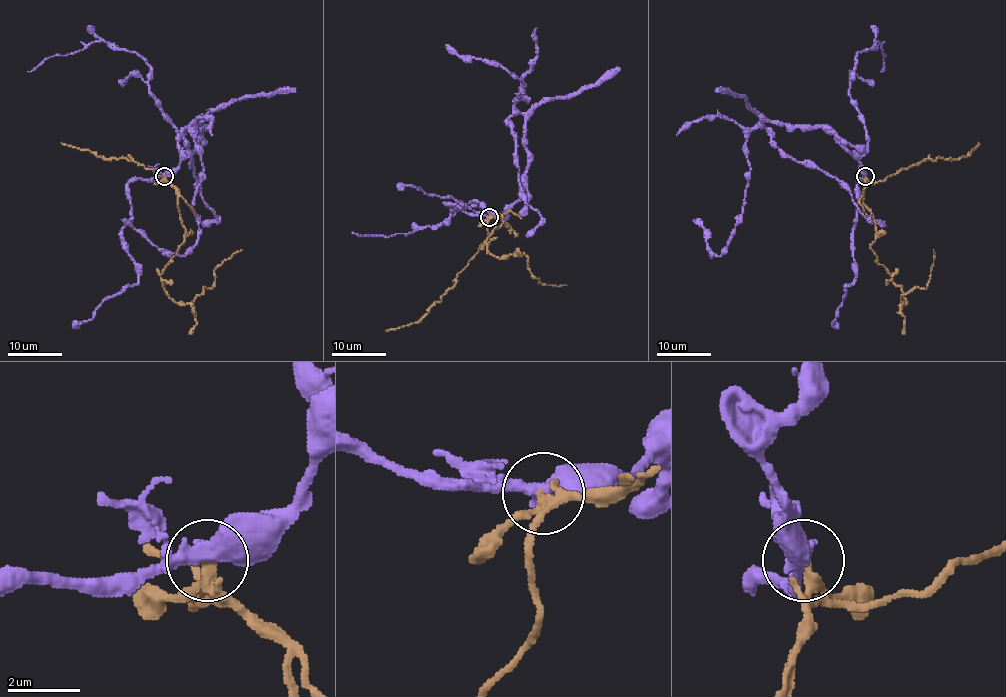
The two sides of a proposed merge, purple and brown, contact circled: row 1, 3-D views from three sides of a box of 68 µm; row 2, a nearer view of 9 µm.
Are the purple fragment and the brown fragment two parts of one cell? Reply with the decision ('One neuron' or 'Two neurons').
Two neurons

